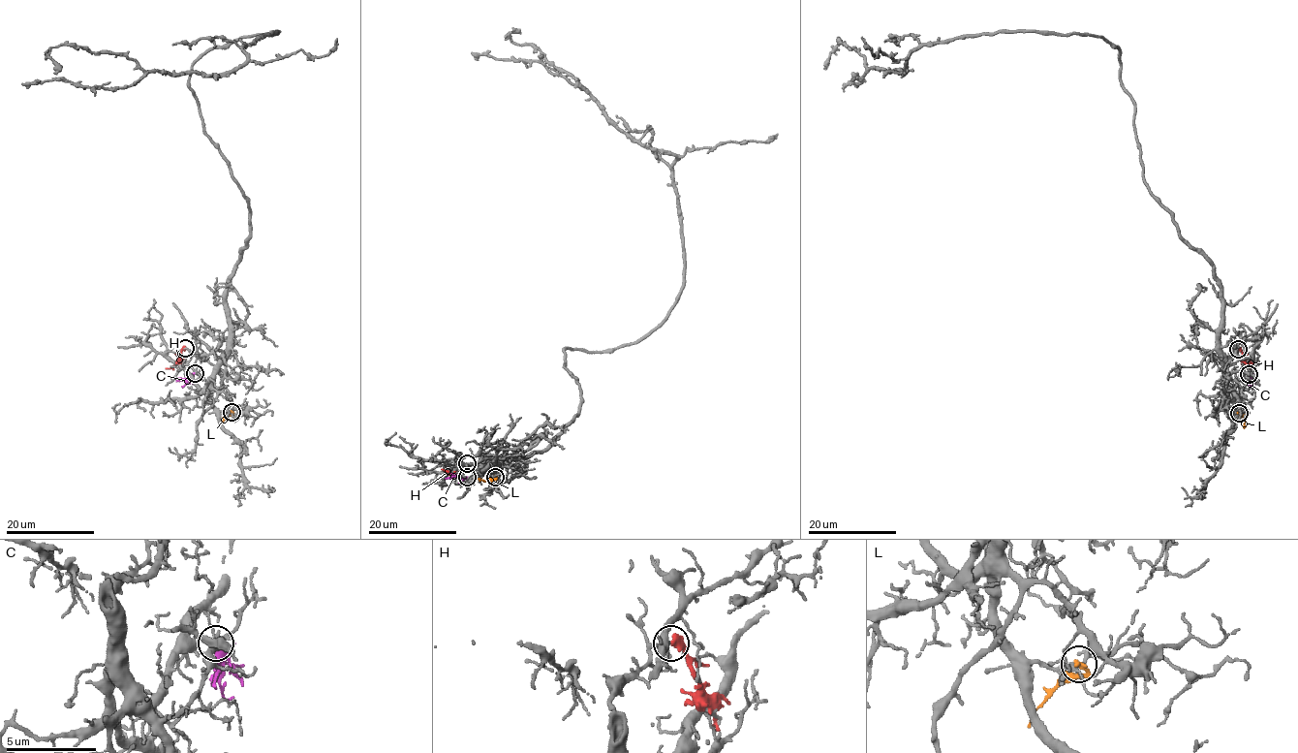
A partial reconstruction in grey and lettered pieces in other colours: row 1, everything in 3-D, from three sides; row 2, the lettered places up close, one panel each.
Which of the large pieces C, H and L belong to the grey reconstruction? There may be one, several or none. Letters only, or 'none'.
none

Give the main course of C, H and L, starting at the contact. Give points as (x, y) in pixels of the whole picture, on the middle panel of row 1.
C: (468, 477), (445, 479)
H: (468, 463), (453, 471), (441, 469)
L: (494, 477), (487, 482), (478, 479)

